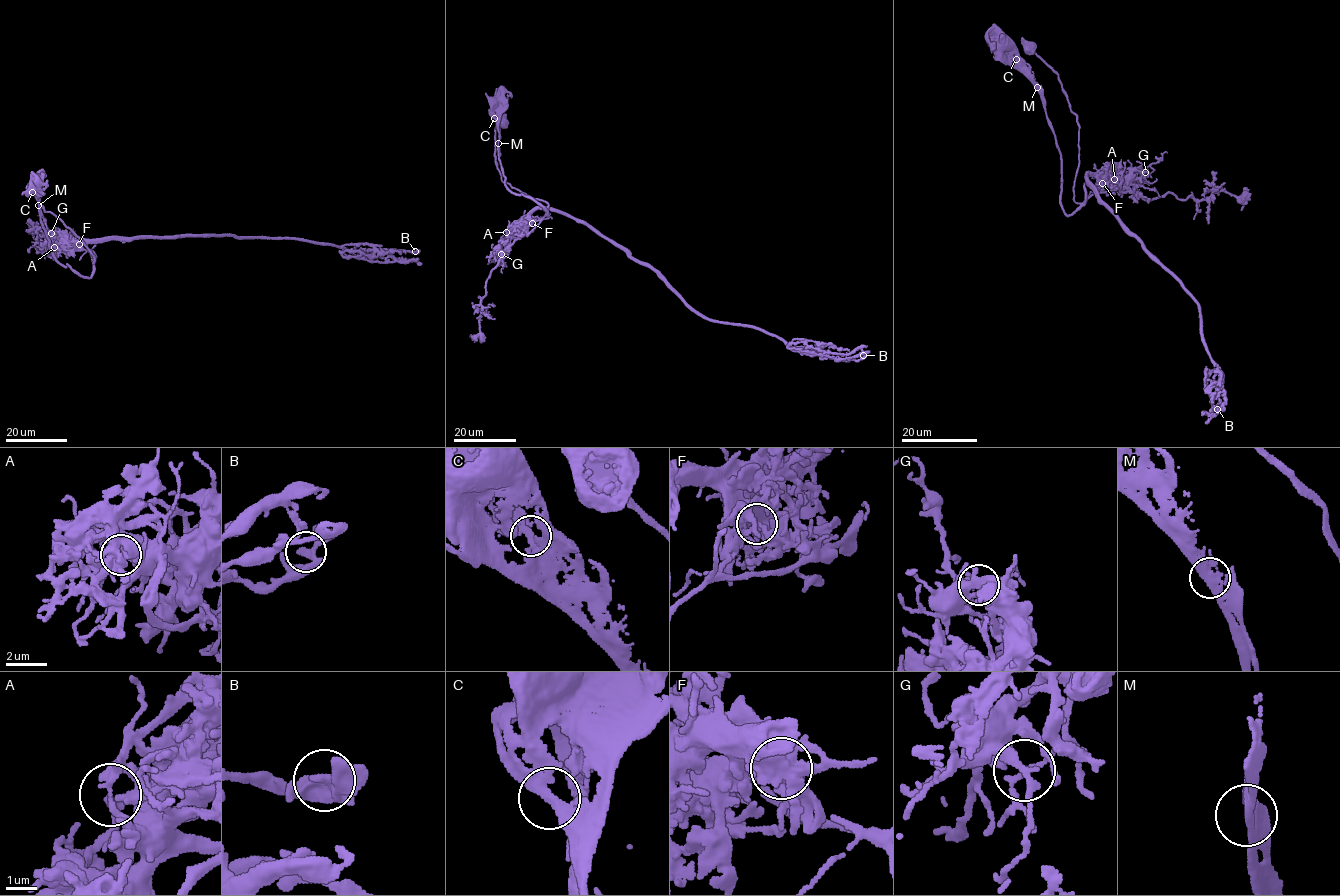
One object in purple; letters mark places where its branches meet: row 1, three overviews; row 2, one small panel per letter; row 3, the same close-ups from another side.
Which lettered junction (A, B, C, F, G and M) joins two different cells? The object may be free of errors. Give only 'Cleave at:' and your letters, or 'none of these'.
Cleave at: A

